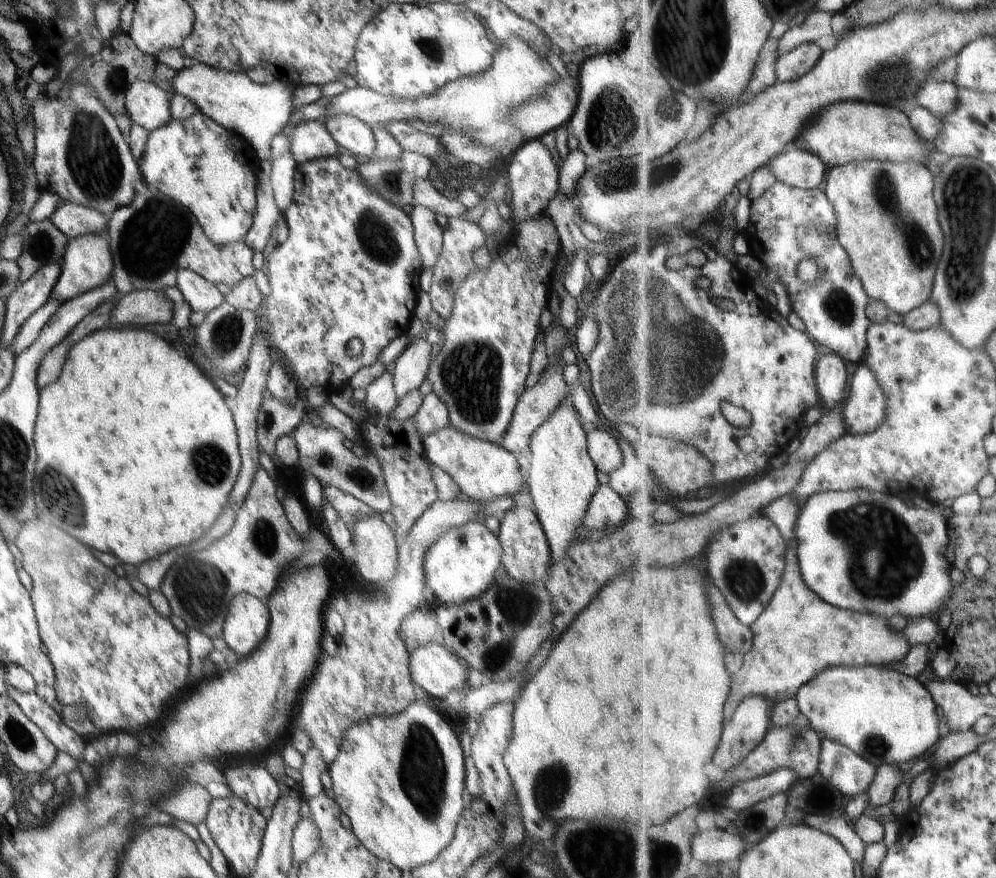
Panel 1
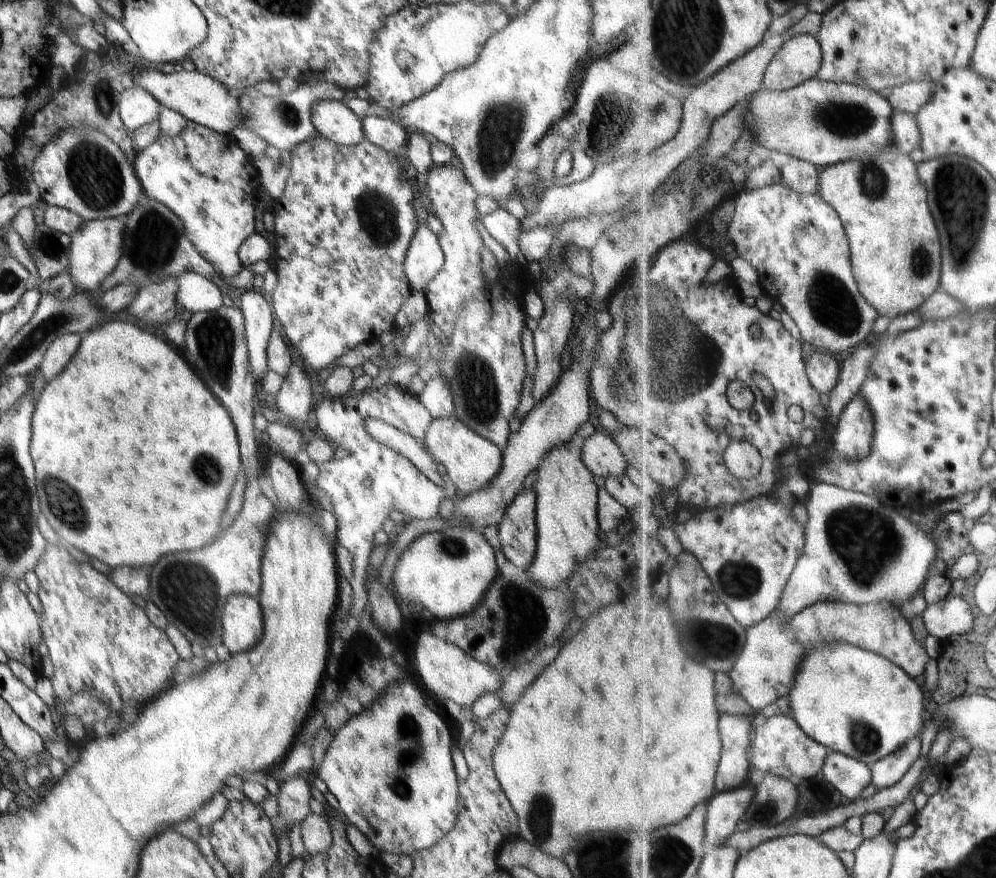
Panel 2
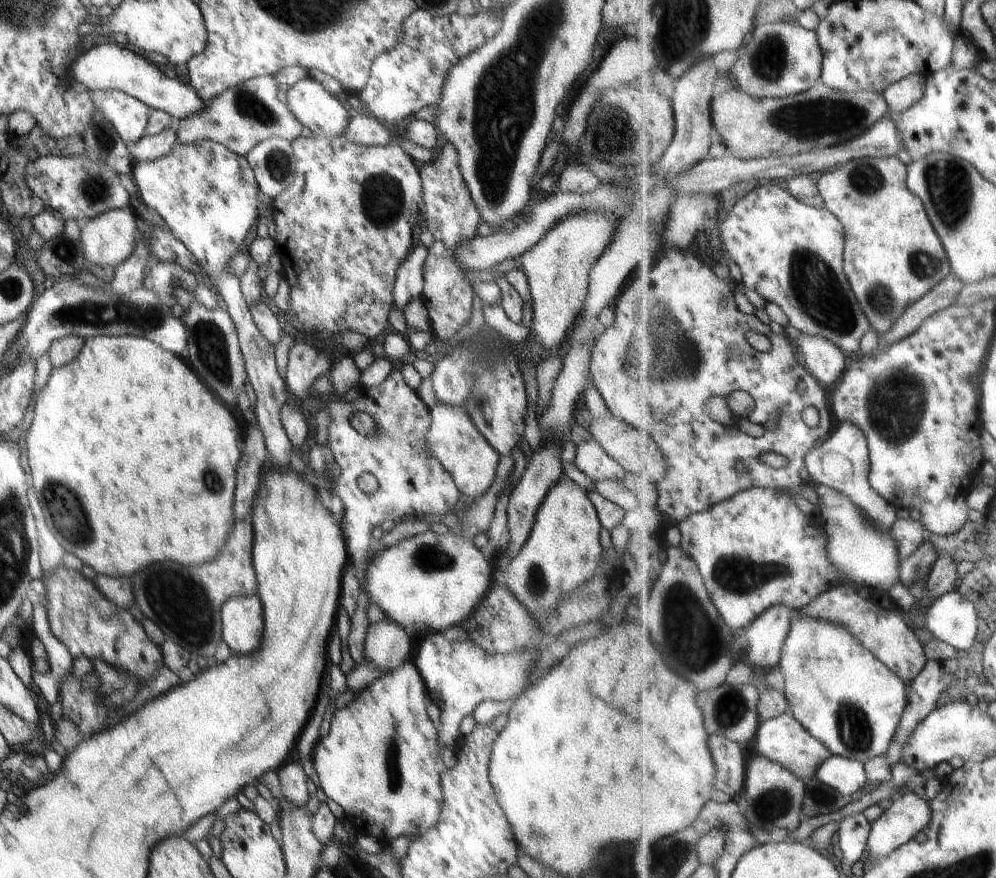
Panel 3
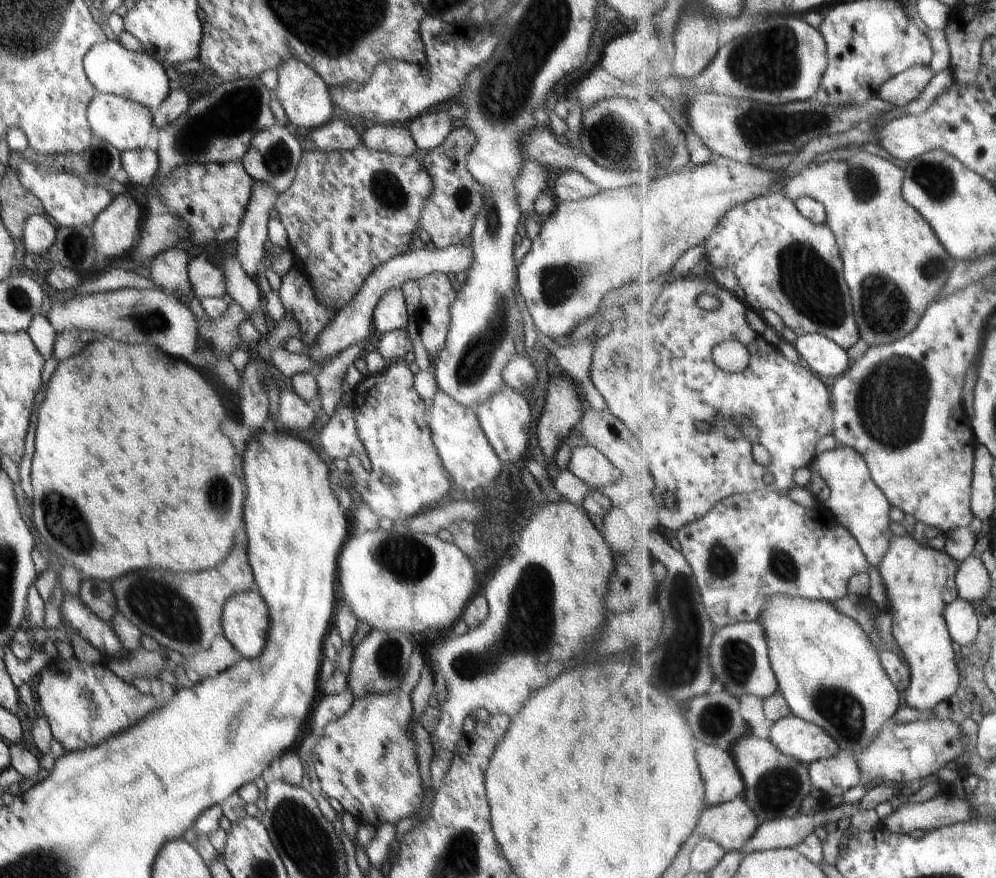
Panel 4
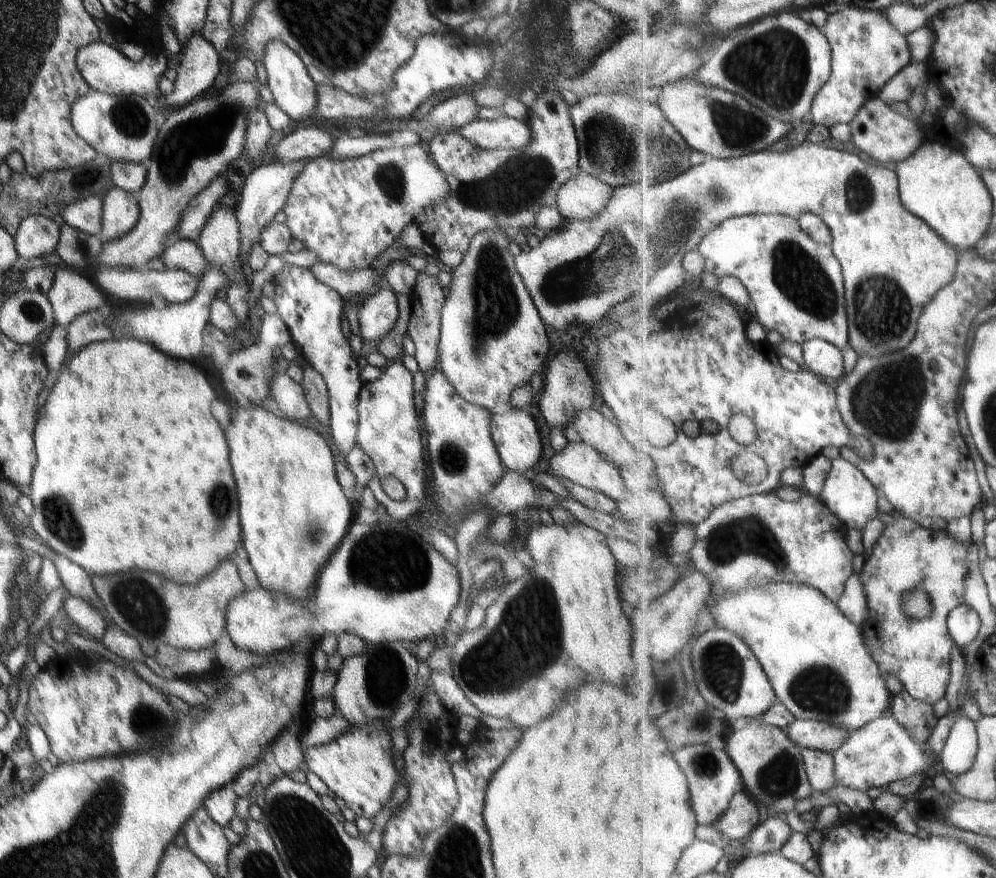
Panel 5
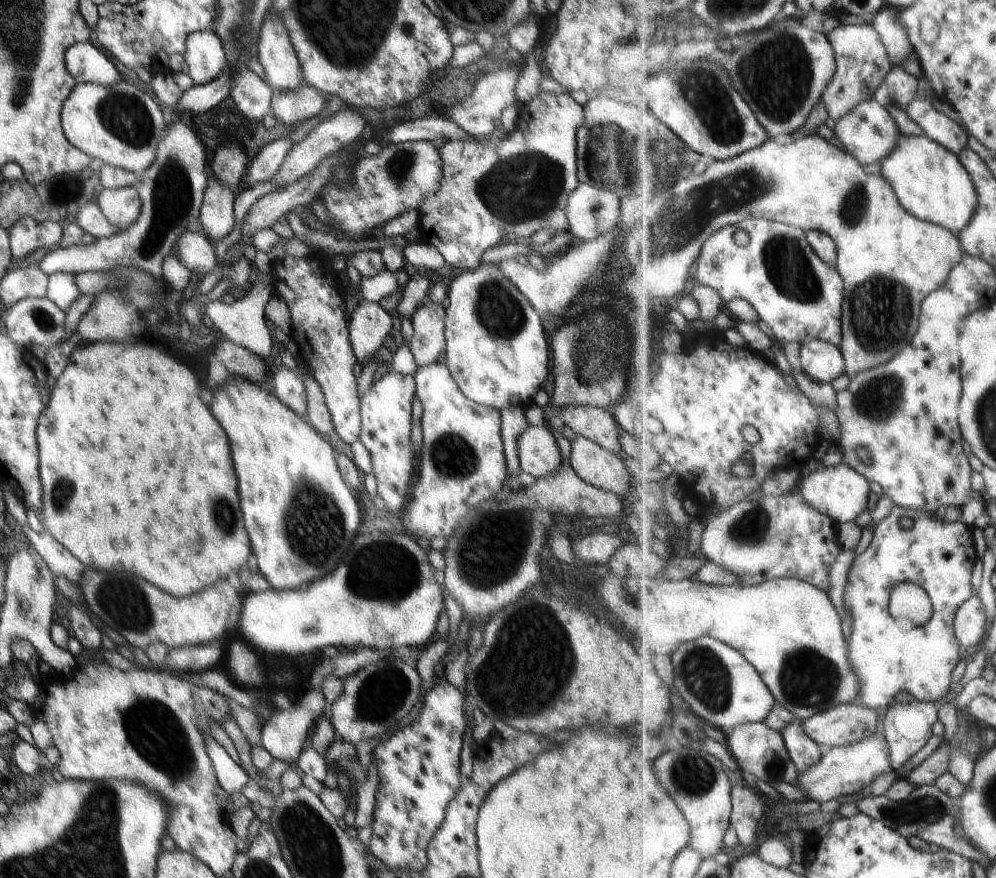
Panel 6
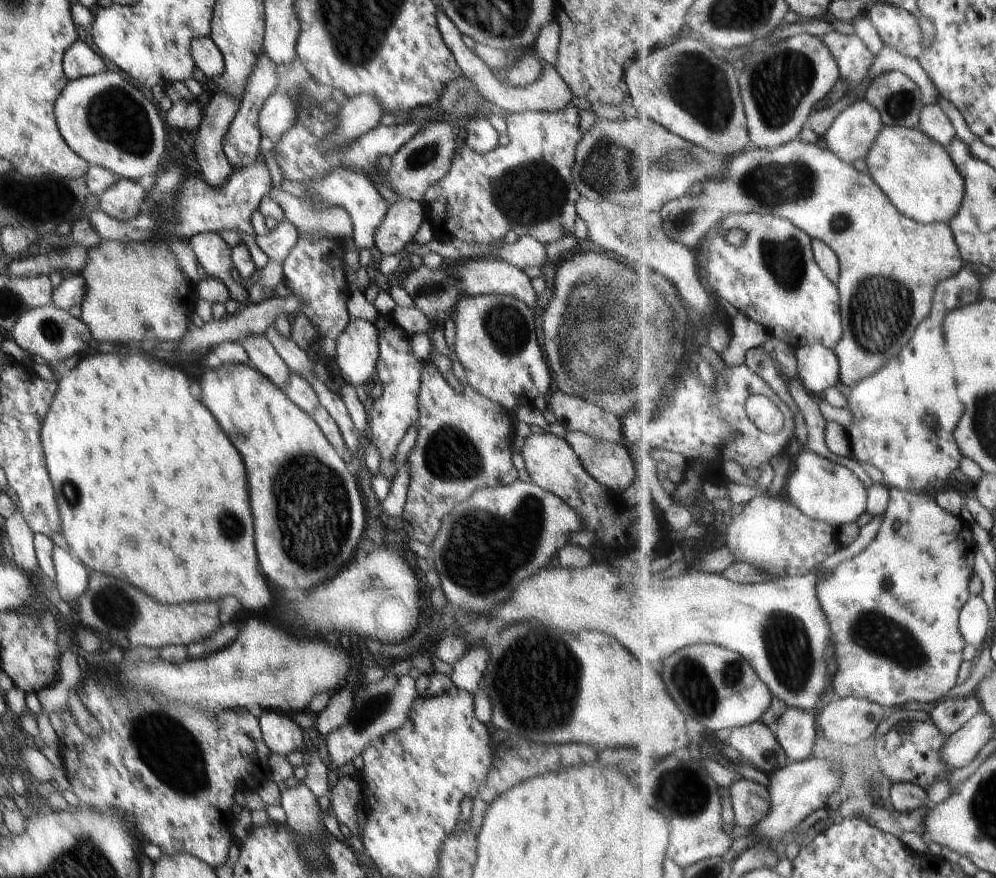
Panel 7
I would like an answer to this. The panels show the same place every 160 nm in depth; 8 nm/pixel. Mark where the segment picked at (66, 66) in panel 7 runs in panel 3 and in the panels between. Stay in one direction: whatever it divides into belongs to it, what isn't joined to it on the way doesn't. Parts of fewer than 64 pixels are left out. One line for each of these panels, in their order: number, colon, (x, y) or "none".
3: (106, 66)
4: (110, 68)
5: (106, 70)
6: (84, 62)

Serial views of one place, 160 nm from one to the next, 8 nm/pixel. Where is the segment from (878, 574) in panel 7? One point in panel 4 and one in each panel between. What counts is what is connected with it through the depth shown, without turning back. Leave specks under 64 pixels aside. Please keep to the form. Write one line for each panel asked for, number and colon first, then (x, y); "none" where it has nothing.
4: (921, 582)
5: (908, 556)
6: (940, 556)

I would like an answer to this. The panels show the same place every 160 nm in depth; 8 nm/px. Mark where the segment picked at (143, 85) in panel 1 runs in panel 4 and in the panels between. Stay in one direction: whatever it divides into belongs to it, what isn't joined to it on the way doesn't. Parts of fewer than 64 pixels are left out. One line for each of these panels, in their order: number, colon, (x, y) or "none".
2: (136, 107)
3: (129, 117)
4: (125, 124)

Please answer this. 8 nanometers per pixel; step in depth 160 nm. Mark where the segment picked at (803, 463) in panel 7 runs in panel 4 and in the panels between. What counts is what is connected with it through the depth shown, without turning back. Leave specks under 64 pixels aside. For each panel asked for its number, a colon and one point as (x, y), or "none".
4: (860, 504)
5: (849, 493)
6: (841, 492)

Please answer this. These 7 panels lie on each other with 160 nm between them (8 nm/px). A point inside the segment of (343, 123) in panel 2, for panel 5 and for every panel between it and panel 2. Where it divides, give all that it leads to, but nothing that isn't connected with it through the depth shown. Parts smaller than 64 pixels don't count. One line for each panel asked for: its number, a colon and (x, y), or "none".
3: (320, 113)
4: (304, 96)
5: (293, 90)

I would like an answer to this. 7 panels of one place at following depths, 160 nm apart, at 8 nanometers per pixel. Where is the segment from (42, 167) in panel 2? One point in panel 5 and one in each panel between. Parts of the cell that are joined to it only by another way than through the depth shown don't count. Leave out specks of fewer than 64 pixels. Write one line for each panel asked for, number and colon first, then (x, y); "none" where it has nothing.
3: (73, 187)
4: (68, 202)
5: (86, 215)

